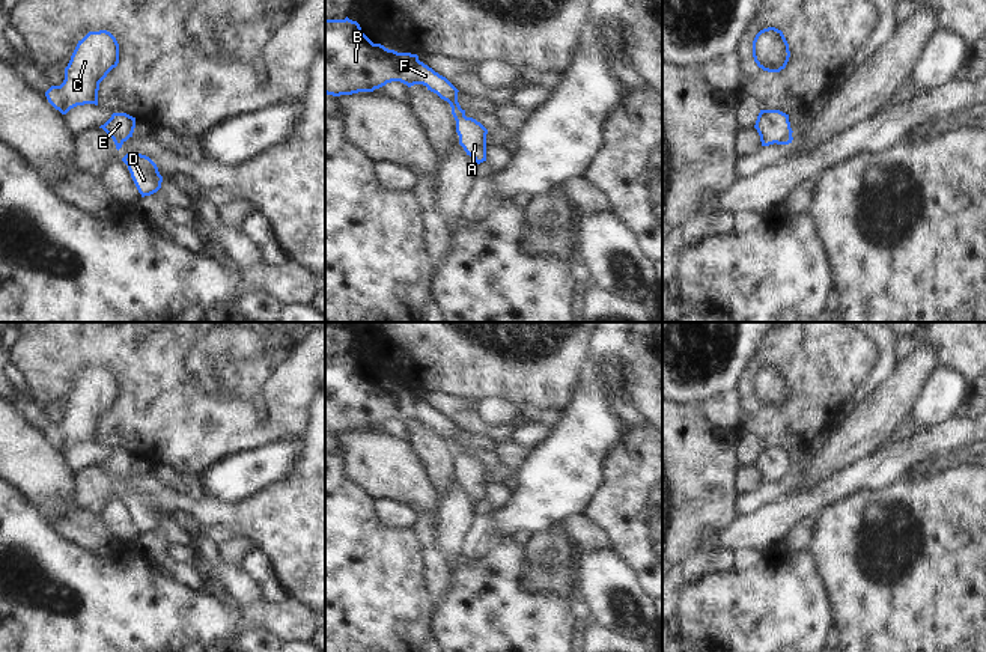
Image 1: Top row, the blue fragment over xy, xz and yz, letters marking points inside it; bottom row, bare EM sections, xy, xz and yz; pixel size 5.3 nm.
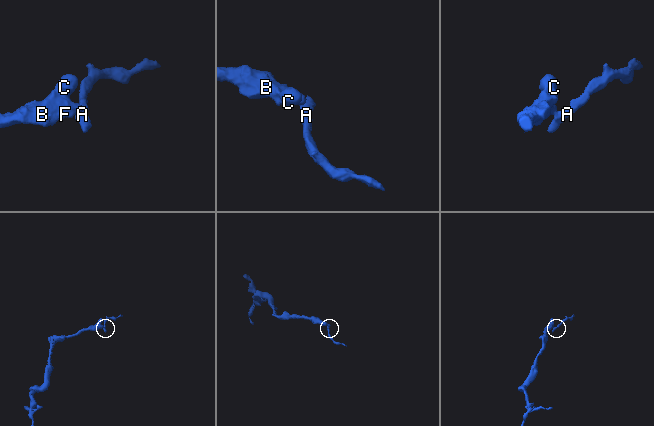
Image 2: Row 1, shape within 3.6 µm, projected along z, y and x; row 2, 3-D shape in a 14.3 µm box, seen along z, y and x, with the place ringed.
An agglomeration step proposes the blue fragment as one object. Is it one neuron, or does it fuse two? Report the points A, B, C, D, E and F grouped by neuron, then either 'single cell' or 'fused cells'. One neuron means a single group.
A D / B C E F | fused cells

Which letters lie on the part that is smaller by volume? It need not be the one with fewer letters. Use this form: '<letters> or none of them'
A, D.

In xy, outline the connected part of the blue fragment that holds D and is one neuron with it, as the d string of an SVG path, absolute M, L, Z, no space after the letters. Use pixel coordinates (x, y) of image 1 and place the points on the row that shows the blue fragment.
M126 154L122 161L128 166L131 178L142 197L151 196L161 188L163 176L149 157L142 154Z

